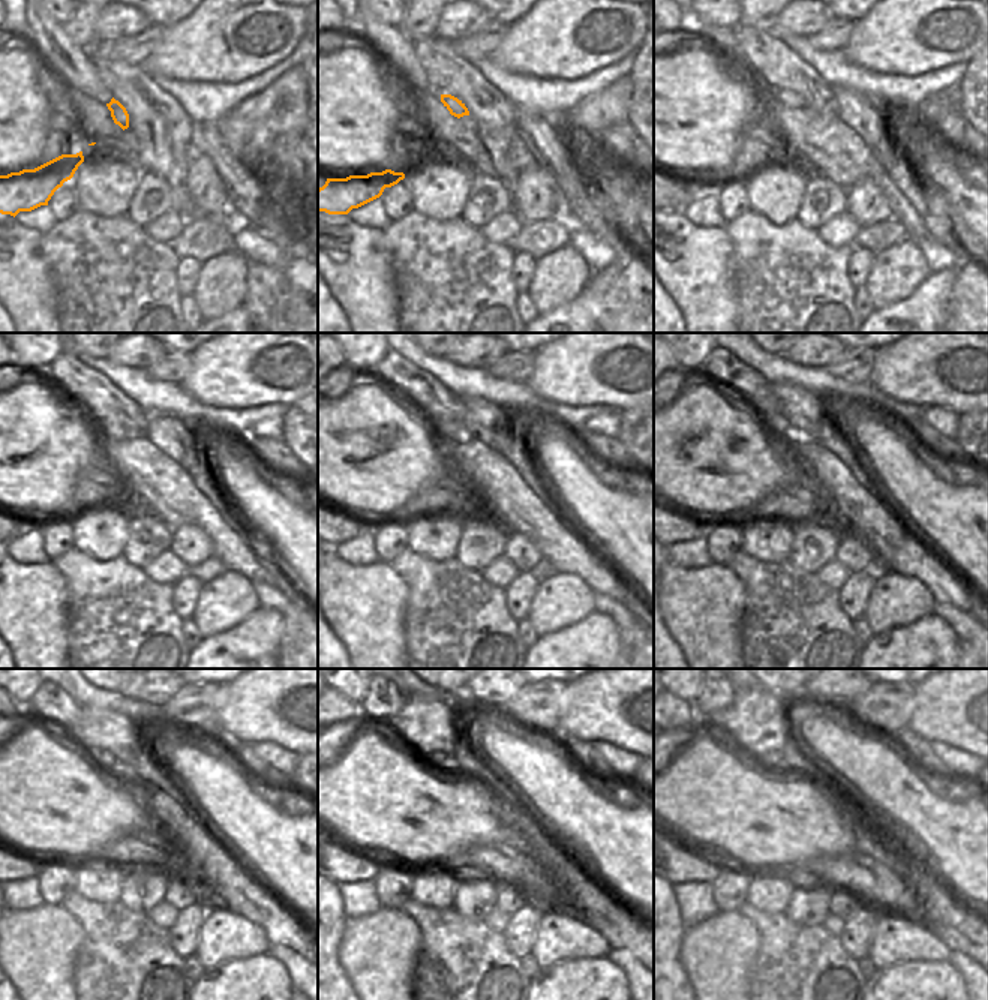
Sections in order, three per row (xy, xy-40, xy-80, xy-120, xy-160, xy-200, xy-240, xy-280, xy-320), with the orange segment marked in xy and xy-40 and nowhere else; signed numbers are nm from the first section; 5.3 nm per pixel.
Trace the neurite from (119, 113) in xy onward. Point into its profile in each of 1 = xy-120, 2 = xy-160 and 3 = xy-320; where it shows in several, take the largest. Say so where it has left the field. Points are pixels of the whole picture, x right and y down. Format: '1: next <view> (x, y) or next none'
1: next xy-120 (111, 429)
2: next xy-160 (453, 431)
3: next xy-320 (774, 759)

